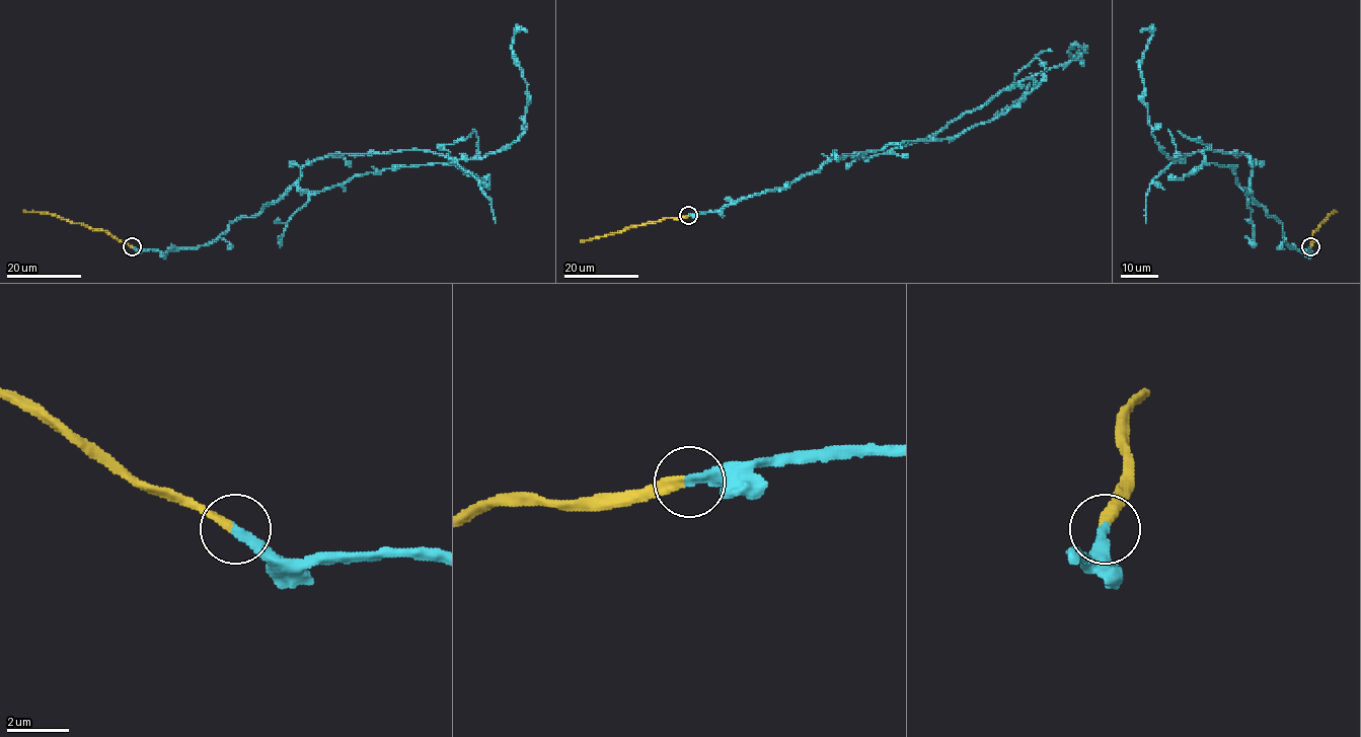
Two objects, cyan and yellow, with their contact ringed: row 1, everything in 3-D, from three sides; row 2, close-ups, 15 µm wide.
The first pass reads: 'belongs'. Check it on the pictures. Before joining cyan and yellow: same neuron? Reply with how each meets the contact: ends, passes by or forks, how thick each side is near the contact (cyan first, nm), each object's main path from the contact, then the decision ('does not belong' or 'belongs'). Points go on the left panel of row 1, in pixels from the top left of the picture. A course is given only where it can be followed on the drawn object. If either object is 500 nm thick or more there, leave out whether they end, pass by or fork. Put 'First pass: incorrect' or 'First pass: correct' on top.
First pass: correct
cyan ends; yellow ends; calibres 320 and 280 nm; course cyan (132, 246), (213, 242), (317, 159), (508, 148), (524, 132), (512, 49), (526, 32); course yellow (132, 246), (104, 231), (71, 223), (56, 215), (22, 210); belongs

